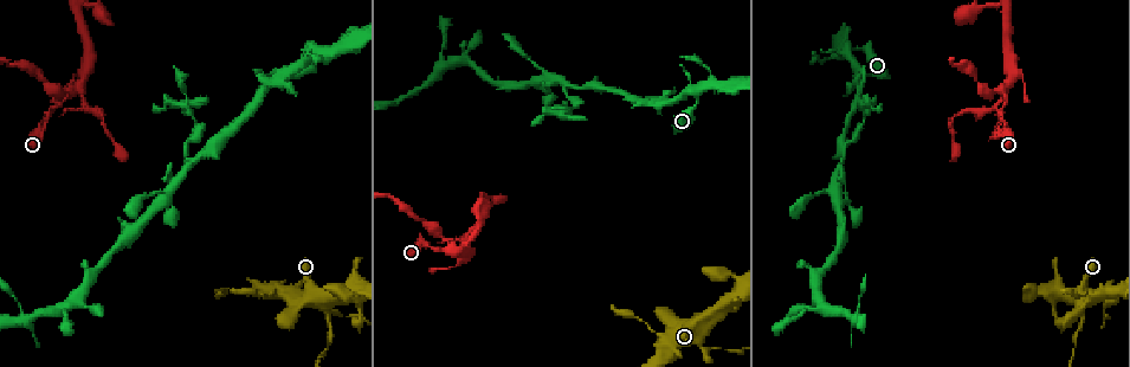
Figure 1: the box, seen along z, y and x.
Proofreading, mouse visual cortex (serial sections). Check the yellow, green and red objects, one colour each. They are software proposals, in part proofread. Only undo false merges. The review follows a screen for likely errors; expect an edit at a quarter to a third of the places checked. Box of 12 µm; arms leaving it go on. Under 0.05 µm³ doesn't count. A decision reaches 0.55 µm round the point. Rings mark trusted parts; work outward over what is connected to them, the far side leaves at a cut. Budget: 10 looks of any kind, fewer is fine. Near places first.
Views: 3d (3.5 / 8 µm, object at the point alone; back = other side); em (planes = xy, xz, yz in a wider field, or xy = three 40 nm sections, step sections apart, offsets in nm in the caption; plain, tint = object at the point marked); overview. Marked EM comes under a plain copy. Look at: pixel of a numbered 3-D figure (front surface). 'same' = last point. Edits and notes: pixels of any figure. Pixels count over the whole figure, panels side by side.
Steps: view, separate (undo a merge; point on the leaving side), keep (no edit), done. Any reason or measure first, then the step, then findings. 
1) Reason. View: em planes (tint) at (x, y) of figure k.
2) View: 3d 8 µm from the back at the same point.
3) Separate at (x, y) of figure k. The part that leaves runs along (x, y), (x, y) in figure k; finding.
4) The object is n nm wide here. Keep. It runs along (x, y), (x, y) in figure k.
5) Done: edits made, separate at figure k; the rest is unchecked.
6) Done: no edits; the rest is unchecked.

Looks like a crossing. View: 3d 3.5 µm at (1001, 93) of figure 1.

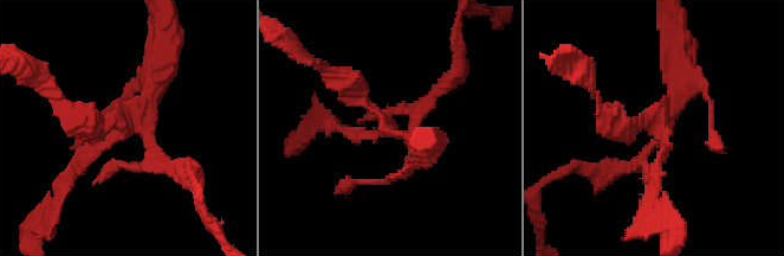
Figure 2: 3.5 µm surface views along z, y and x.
Shape alone is not enough. View: em xy step 1 (tint) at (657, 131) of figure 2.

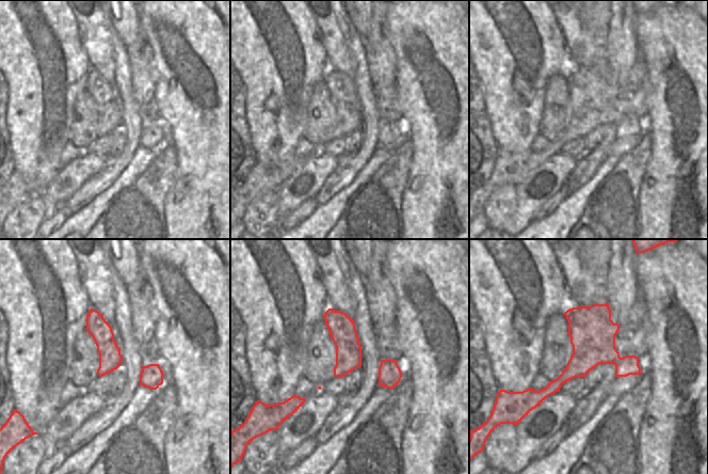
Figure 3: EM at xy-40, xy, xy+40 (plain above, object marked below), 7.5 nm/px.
Keep. It runs along (69, 173), (148, 107), (163, 66) in figure 2; one cell here.

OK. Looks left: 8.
Sharp bend. View: 3d 3.5 µm at (950, 118) of figure 1.

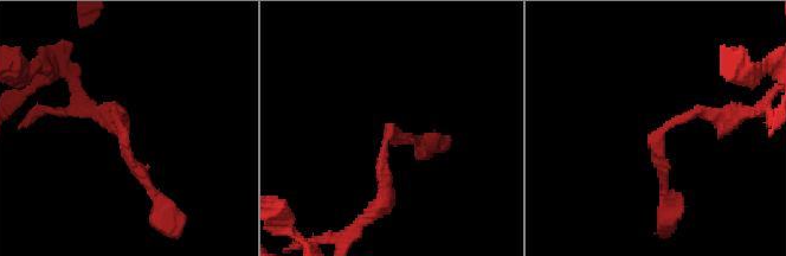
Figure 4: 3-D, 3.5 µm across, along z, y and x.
The arms are 150, 200 nm wide; now the EM. View: em xy step 3 (tint) at (666, 128) of figure 4.

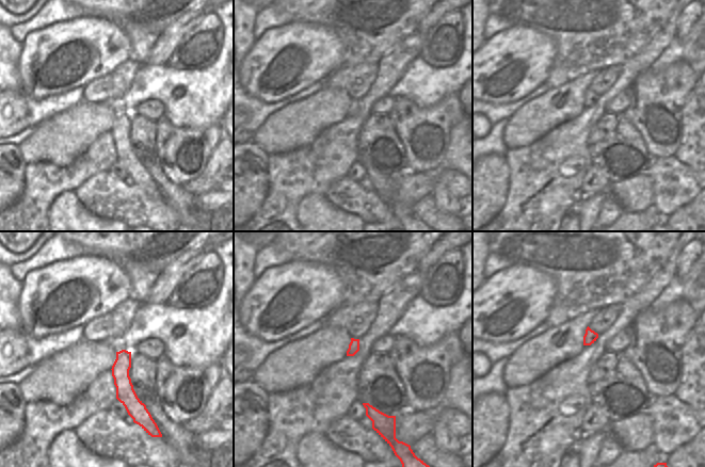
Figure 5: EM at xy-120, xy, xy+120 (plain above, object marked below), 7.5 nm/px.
The object is 80 nm wide here. Keep. It runs along (122, 353), (122, 381), (137, 416) in figure 5; continuous, no second cell.

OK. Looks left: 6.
Sharp bend. View: 3d 3.5 µm at (694, 89) of figure 1.

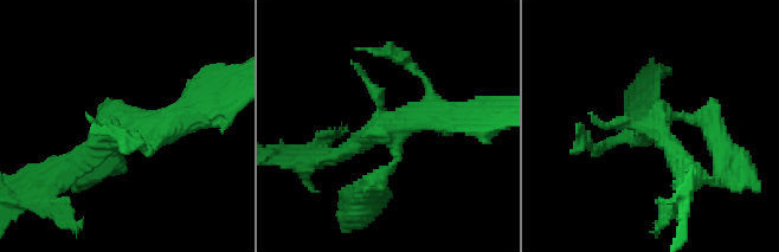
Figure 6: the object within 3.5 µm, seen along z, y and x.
View: em xy step 3 (tint) at (121, 121) of figure 6.

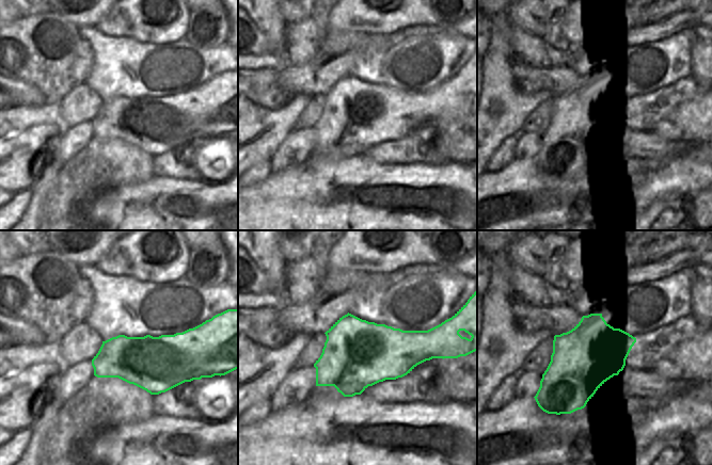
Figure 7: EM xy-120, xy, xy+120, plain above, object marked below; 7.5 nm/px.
Another direction. View: em xy step 5 (tint) at the same point.

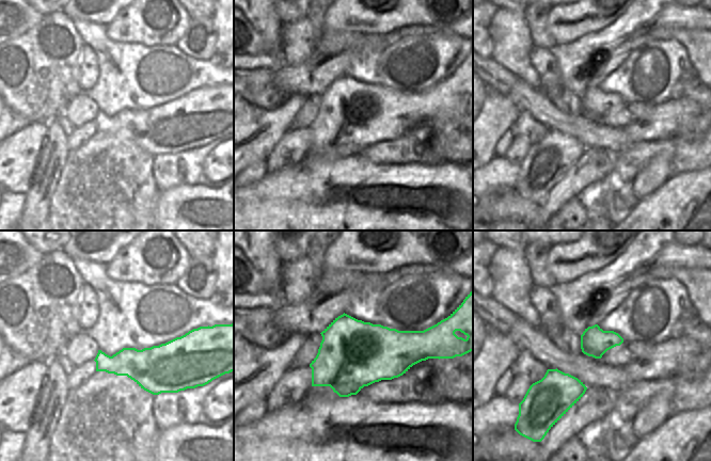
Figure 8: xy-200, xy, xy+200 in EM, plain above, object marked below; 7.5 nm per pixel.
The object is 500 nm wide here. Keep. It runs along (105, 128), (66, 168) in figure 6; all the same cell.

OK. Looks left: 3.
Looks like a crossing. View: 3d 3.5 µm at (696, 325) of figure 1.

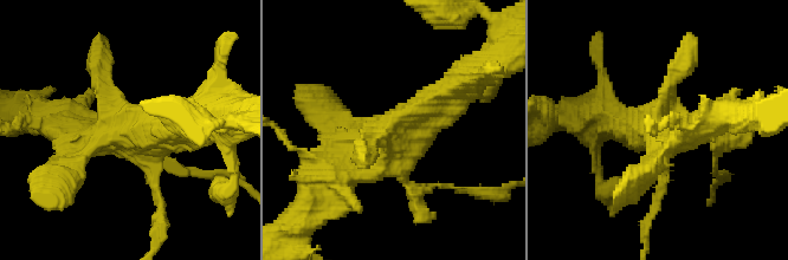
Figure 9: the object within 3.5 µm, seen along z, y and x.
Now the EM. View: em xy step 5 (tint) at (130, 128) of figure 9.

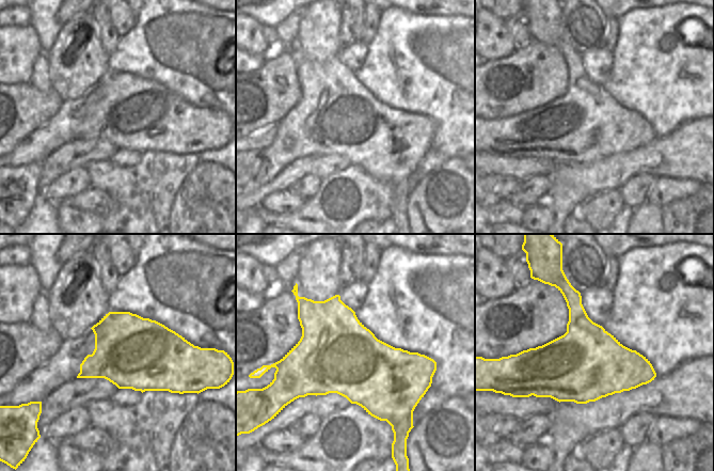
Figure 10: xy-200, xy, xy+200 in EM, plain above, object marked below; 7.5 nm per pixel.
Keep. It runs along (363, 155), (367, 140), (458, 85) in figure 9; all the same cell.

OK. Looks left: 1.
Done: no edits; the rest is unchecked.

